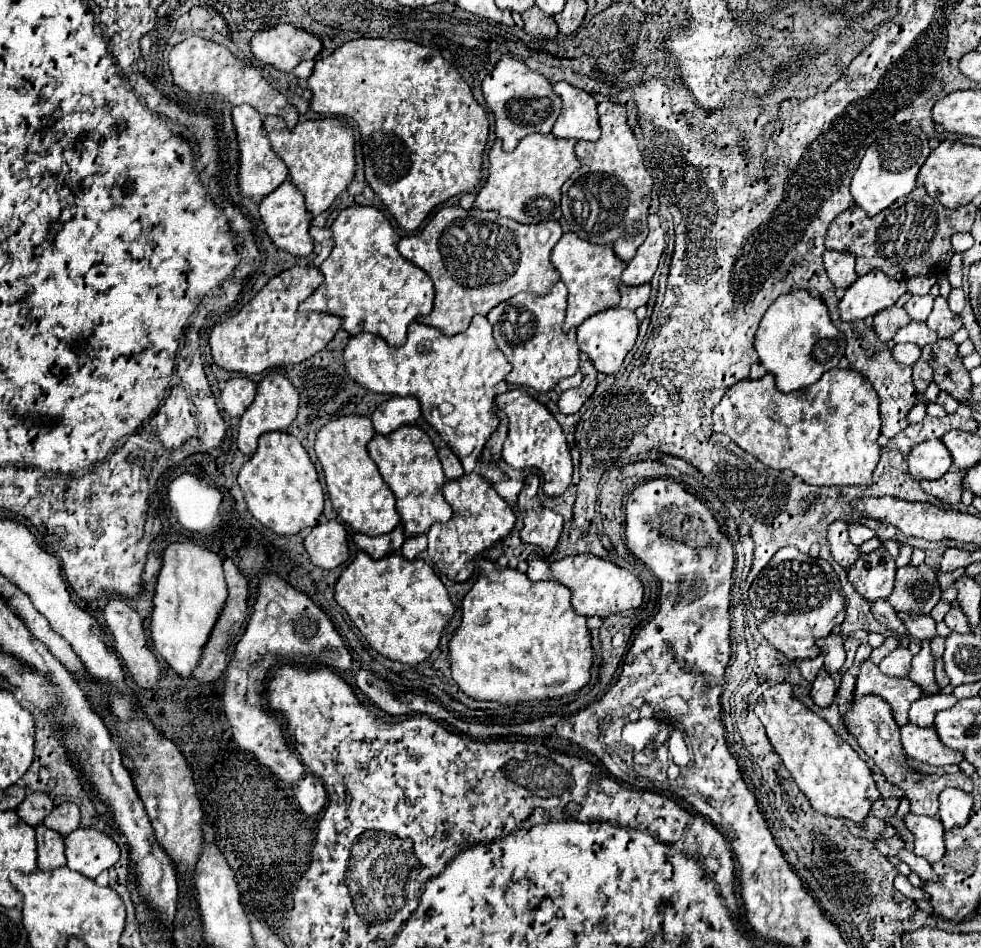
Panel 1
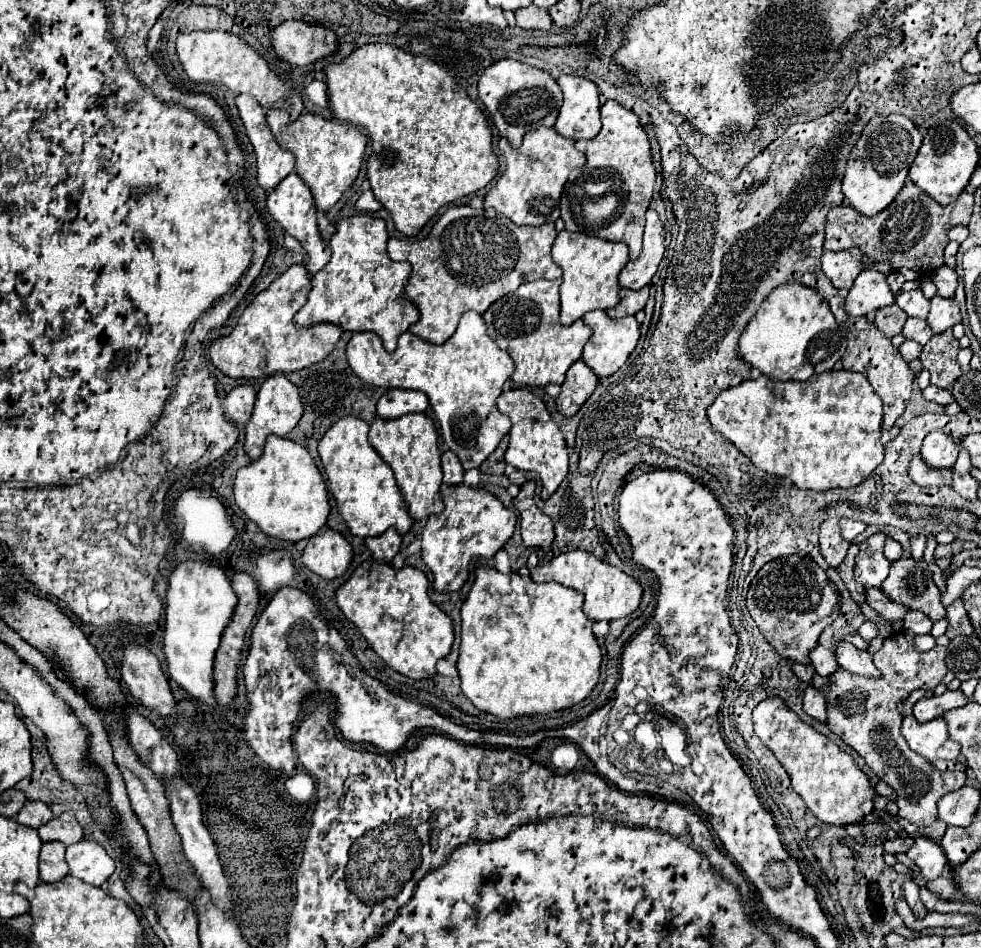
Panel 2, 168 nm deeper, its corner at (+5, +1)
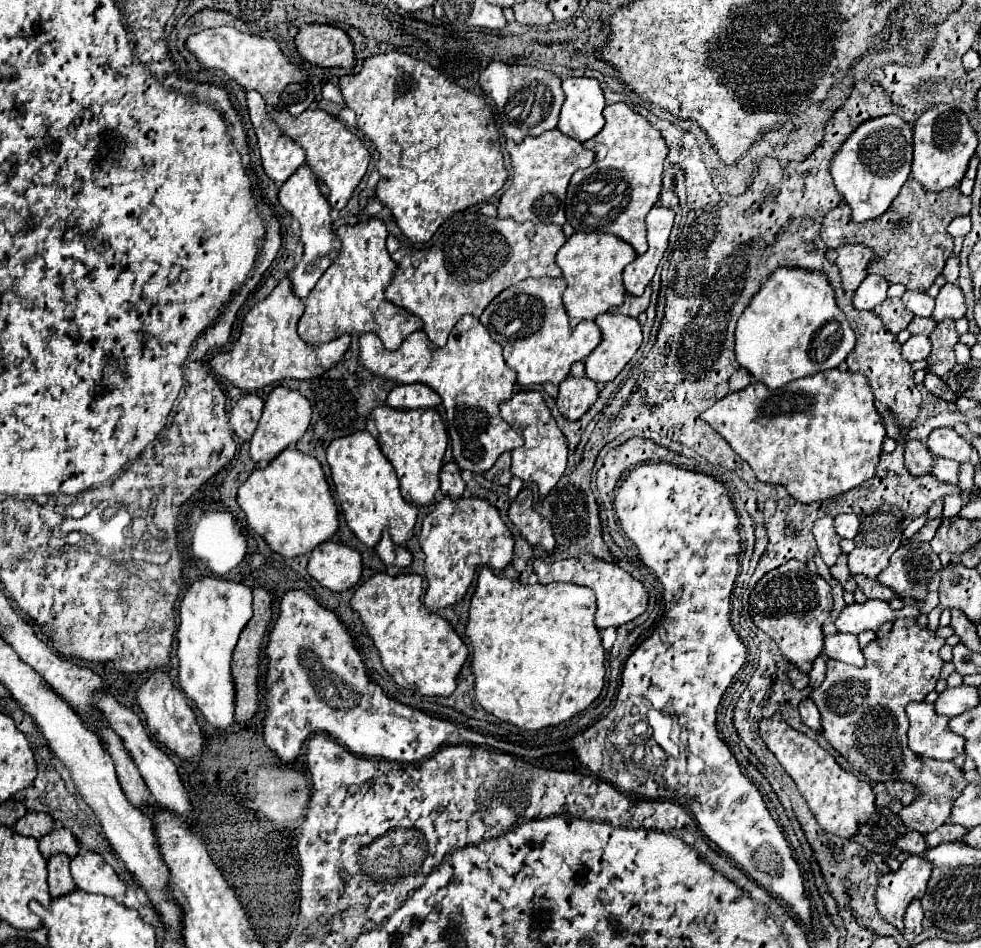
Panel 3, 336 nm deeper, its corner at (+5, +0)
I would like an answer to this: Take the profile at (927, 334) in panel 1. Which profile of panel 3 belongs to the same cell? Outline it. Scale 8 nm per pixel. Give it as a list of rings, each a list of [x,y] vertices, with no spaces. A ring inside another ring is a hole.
[[[914,317],[908,325],[908,331],[912,335],[930,335],[936,327],[936,321],[932,317]]]

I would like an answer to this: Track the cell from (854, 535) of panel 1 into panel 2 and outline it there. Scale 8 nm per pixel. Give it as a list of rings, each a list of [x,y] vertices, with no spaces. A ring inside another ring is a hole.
[[[842,518],[840,526],[842,526],[842,538],[848,540],[848,542],[852,542],[858,534],[862,534],[866,530],[864,522],[856,522],[856,520],[850,520],[850,518]]]

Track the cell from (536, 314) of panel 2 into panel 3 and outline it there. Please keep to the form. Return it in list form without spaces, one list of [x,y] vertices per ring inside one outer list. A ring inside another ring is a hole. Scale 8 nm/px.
[[[562,277],[526,279],[496,295],[480,315],[490,337],[504,347],[504,359],[518,373],[520,385],[546,381],[560,385],[568,377],[572,363],[586,359],[600,345],[602,333],[594,321],[582,321],[580,327],[570,329],[562,303],[564,289],[566,281]]]

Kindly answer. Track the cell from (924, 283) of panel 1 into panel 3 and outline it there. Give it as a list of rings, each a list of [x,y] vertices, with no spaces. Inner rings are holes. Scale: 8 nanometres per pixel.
[[[854,243],[828,249],[828,259],[838,265],[842,275],[842,287],[848,295],[852,295],[866,277],[866,265],[874,259],[874,253],[866,245]]]

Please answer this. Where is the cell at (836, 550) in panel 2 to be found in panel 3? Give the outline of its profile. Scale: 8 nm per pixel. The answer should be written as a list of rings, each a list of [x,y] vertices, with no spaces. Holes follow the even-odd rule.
[[[822,517],[814,523],[812,527],[812,533],[814,533],[814,539],[816,539],[816,545],[818,545],[818,551],[820,551],[820,557],[822,561],[832,567],[838,559],[838,555],[842,553],[840,551],[840,535],[834,531],[834,521],[832,517]]]

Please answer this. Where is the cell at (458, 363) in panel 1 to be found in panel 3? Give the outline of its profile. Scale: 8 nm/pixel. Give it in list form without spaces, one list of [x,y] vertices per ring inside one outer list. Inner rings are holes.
[[[464,315],[448,335],[448,343],[438,349],[430,343],[424,331],[414,331],[394,351],[386,351],[380,337],[374,333],[360,335],[360,363],[378,377],[394,379],[396,383],[430,385],[444,403],[446,429],[454,459],[460,469],[486,473],[504,451],[522,445],[522,437],[512,431],[500,417],[498,405],[514,393],[516,375],[502,357],[502,347],[492,341],[486,327],[472,315]]]

